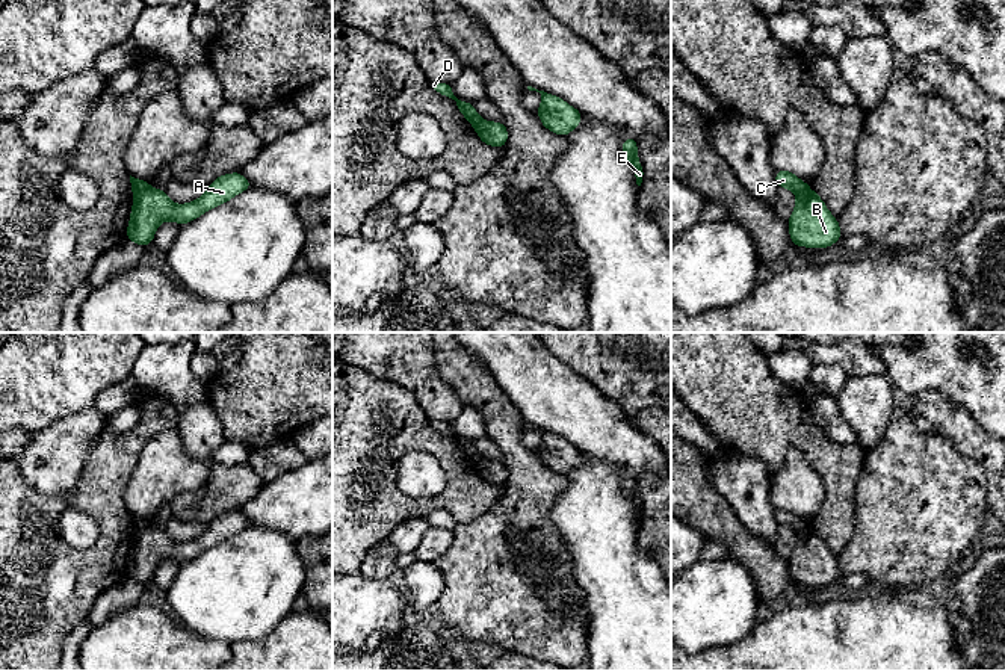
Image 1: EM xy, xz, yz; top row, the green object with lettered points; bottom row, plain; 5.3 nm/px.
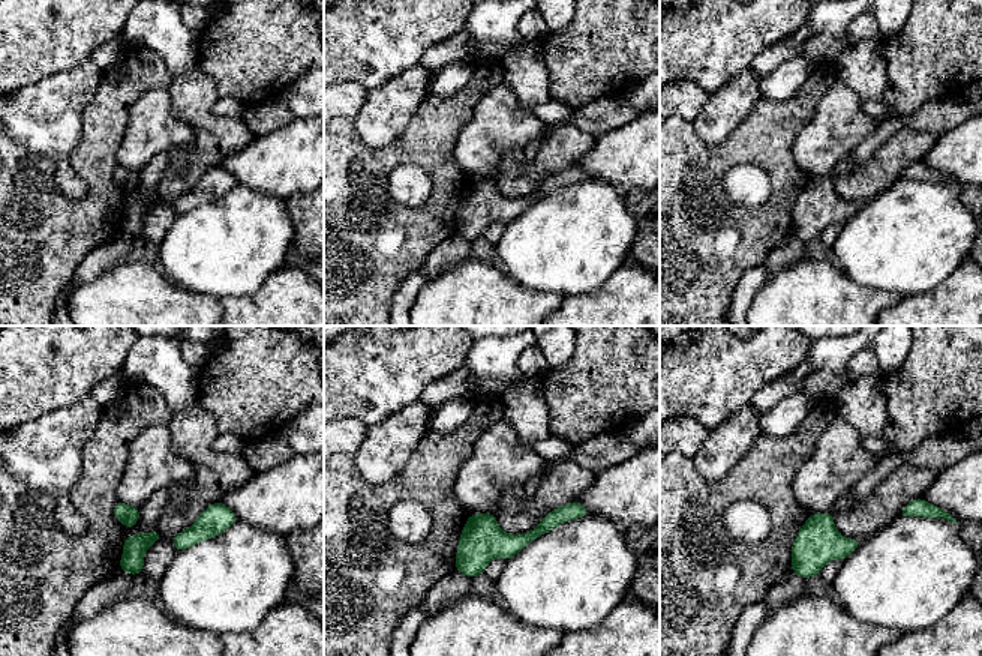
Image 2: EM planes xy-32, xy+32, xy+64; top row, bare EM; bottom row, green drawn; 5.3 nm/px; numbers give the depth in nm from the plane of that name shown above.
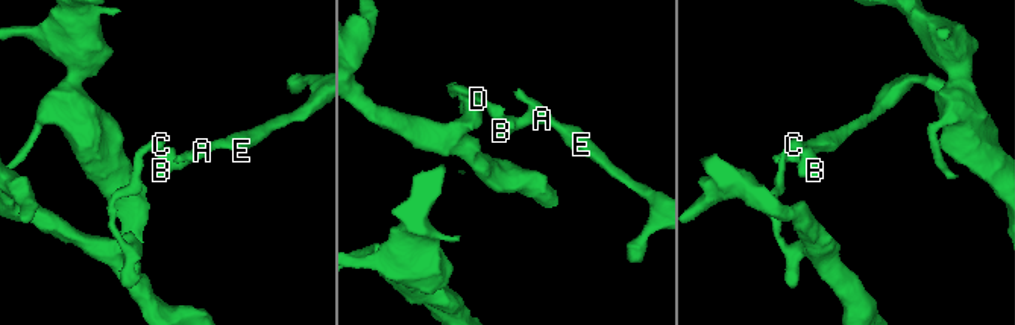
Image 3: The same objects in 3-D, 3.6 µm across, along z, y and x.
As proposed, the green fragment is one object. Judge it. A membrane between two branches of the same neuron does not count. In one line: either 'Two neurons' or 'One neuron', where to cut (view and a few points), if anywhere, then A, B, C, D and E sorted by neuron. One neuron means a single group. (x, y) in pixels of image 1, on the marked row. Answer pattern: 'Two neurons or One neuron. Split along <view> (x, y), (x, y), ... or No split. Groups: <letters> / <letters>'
Two neurons. Split along xy (147, 185), (135, 195). Groups: A B E / C D

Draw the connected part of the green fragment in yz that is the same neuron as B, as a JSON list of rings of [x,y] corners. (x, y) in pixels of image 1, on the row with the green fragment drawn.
[[[809,186],[796,195],[796,206],[787,222],[792,243],[796,246],[828,248],[837,243],[842,230],[818,193]]]

